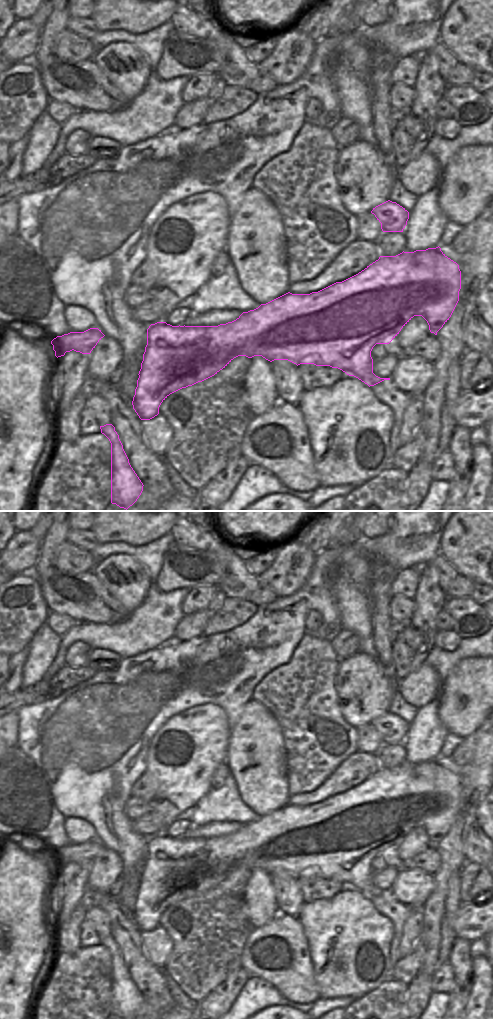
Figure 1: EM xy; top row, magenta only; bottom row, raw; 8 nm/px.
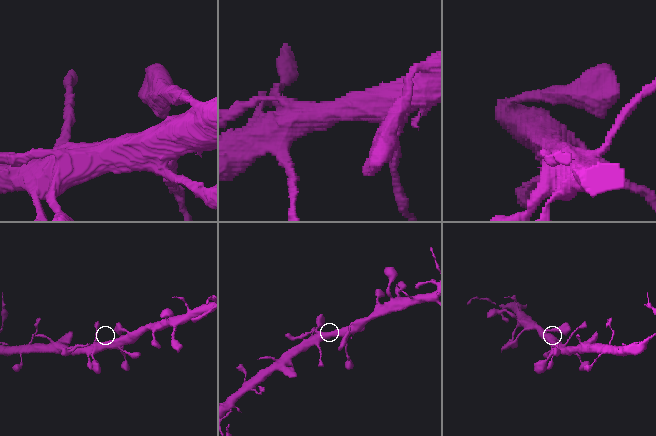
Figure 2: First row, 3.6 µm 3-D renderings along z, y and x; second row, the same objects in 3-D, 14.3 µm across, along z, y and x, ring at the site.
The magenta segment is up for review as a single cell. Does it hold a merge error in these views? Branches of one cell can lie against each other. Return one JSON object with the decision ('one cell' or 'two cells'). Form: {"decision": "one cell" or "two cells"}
{"decision": "one cell"}

